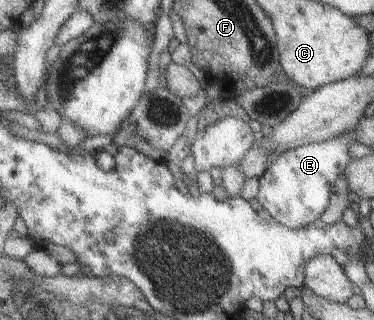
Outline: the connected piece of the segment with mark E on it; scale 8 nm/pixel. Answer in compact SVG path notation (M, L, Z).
M356 126L341 135L307 143L279 153L274 161L257 178L258 187L254 200L274 223L286 229L298 229L319 219L330 199L330 188L341 176L351 160L348 146L355 140Z

